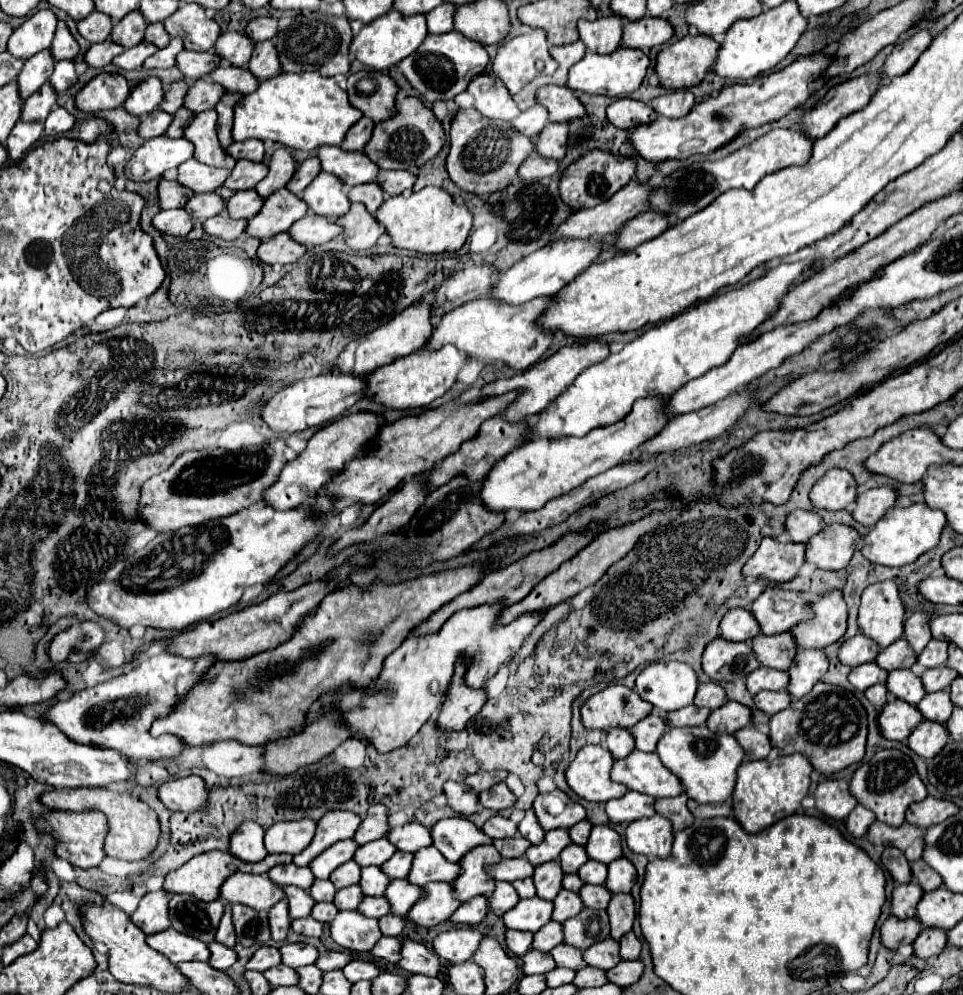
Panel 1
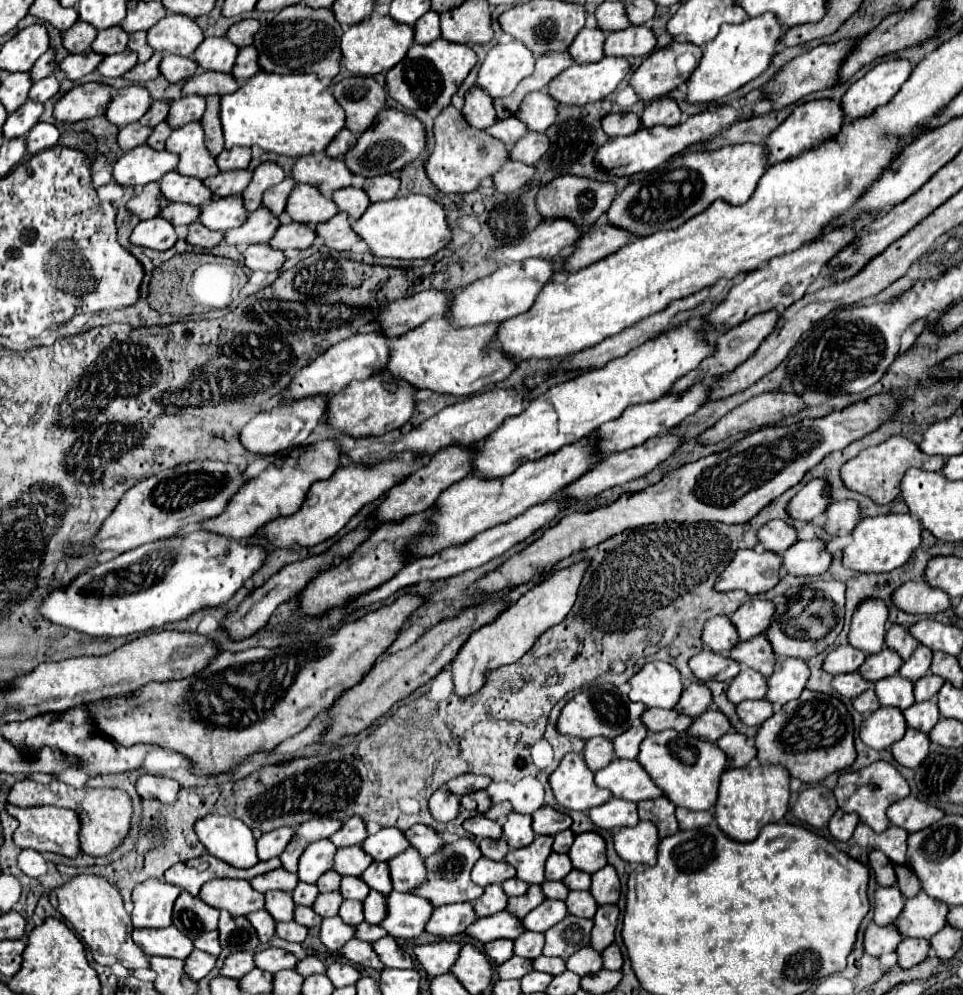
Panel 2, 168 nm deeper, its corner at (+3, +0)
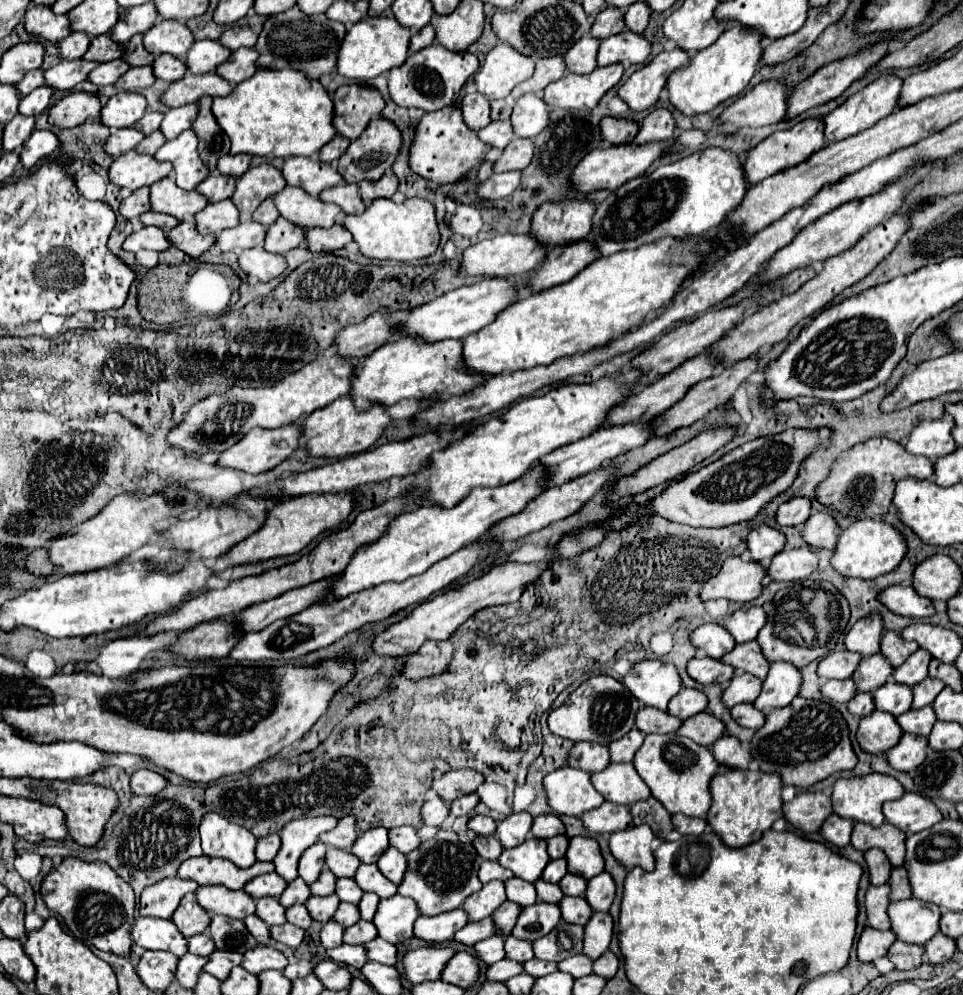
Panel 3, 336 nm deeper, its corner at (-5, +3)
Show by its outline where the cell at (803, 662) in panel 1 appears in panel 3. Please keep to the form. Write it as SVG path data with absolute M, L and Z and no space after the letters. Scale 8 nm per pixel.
M773 662L767 678L763 680L763 690L753 704L763 712L783 708L791 704L795 696L799 696L801 684L803 684L803 676L795 664Z

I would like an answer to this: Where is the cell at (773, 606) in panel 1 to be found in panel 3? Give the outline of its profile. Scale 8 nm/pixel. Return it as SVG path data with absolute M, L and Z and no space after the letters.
M747 606L733 612L725 628L729 628L731 636L741 644L741 642L755 640L759 630L765 626L765 620L767 620L767 614L761 606Z

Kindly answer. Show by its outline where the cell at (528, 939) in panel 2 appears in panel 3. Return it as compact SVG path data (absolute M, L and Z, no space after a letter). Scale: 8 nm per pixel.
M507 936L505 938L505 952L507 952L507 958L511 958L511 960L527 962L533 958L533 942L517 940L515 936Z

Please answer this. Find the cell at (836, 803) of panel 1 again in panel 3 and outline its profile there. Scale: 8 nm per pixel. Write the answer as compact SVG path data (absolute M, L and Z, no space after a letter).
M799 792L783 806L785 818L801 832L819 832L827 816L833 814L831 798L823 792Z

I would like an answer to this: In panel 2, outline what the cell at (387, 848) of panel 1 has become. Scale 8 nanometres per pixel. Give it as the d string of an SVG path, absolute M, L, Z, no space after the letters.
M353 845L353 847L345 847L345 849L337 849L335 853L335 865L333 869L345 877L345 875L353 875L353 877L359 877L373 861L369 859L369 855L365 855L361 851L359 845Z

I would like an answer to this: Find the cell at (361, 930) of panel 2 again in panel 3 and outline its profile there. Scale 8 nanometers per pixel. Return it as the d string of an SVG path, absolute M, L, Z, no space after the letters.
M359 920L357 924L353 924L345 930L343 942L345 944L365 944L373 938L377 938L377 926L367 922L367 920Z

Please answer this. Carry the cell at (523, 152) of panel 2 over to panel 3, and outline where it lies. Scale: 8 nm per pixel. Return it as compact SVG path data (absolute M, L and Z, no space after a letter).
M513 138L505 148L503 156L495 162L495 172L505 170L525 170L533 160L533 140L531 138Z

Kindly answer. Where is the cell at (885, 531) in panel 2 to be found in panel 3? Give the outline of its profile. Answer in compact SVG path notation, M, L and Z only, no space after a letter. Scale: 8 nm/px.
M865 518L853 522L843 534L839 536L839 542L835 546L835 554L831 558L833 568L843 574L843 576L853 576L853 578L877 578L881 574L887 574L895 570L901 560L907 554L907 542L905 536L885 520L875 520L875 518Z

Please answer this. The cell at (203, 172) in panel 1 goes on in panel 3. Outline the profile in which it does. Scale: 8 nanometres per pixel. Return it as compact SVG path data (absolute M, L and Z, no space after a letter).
M165 178L157 184L151 184L149 200L151 210L165 212L177 218L183 218L185 214L197 214L209 204L209 200L205 200L205 196L201 196L197 190L185 192L183 188L177 188L177 184L173 184L173 178Z

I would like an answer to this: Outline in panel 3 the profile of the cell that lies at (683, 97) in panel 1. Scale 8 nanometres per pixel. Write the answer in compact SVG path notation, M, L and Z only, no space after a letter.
M655 108L641 124L641 130L635 138L637 144L647 144L655 140L671 140L675 130L675 118L667 108Z

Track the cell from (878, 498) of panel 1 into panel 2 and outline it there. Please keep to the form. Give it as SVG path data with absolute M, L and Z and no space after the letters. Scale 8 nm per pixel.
M837 501L831 503L825 509L825 523L823 529L831 535L831 537L843 537L849 535L855 527L855 523L861 519L859 517L859 505L855 501Z

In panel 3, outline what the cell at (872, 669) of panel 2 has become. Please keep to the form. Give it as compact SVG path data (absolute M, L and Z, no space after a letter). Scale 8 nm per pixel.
M875 654L875 656L863 658L851 678L855 680L859 692L873 692L891 678L893 670L895 668L889 666L889 662L885 662L881 654Z

